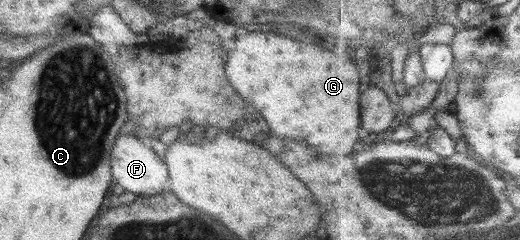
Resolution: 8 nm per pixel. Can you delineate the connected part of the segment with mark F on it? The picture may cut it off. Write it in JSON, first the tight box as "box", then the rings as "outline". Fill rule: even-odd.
{"box":[110,134,169,196],"outline":[[[132,134],[118,136],[112,148],[110,148],[110,172],[118,186],[122,186],[126,192],[149,196],[168,189],[169,178],[167,166],[148,146]]]}

